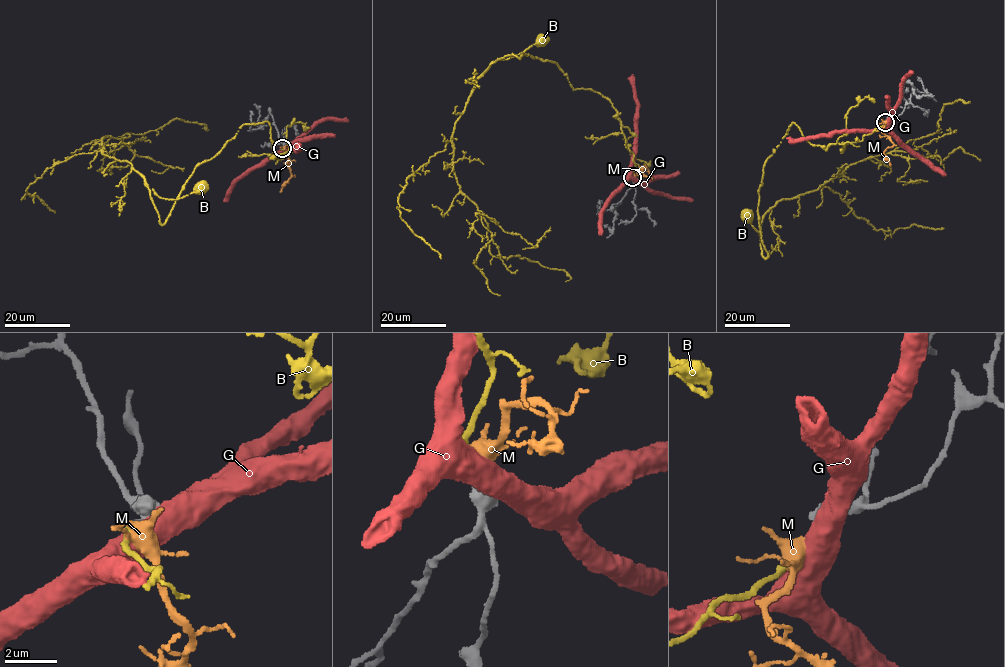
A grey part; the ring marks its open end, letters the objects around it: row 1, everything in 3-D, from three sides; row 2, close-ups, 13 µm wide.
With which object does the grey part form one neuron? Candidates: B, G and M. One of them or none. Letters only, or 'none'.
B

